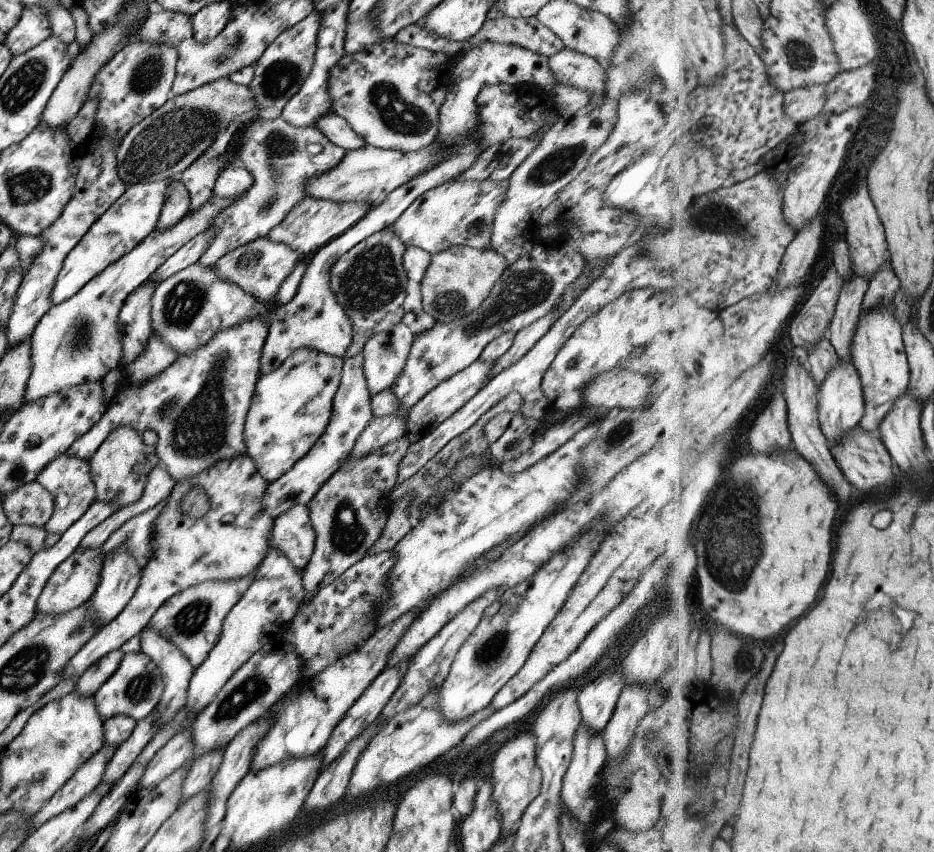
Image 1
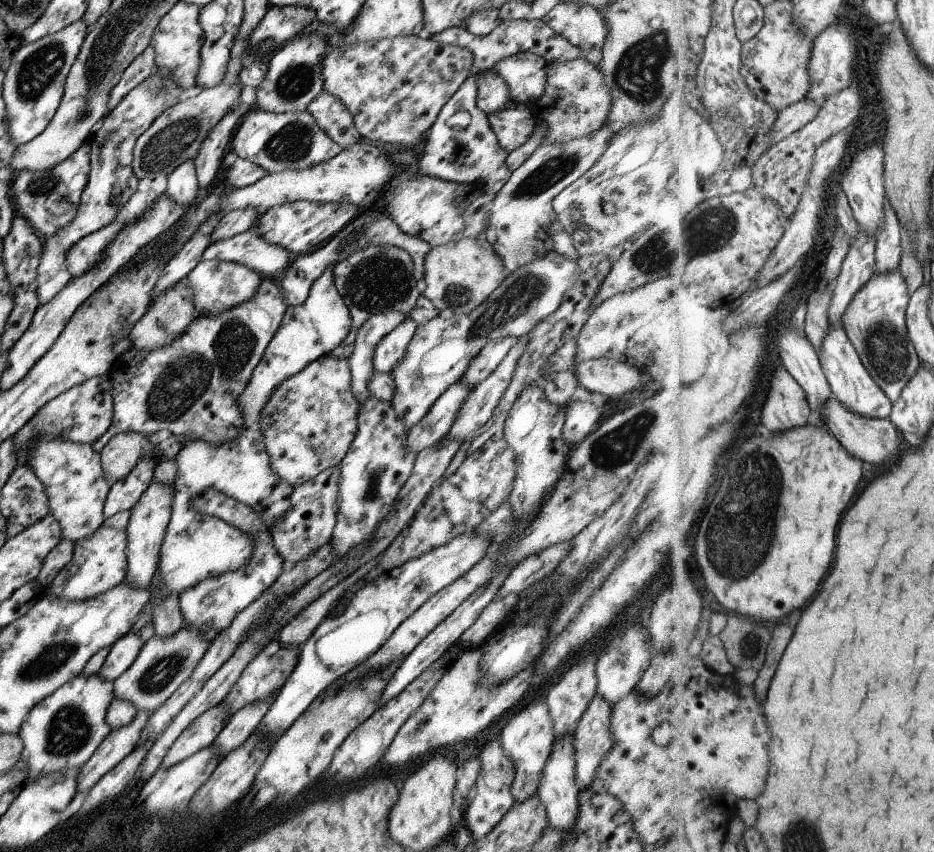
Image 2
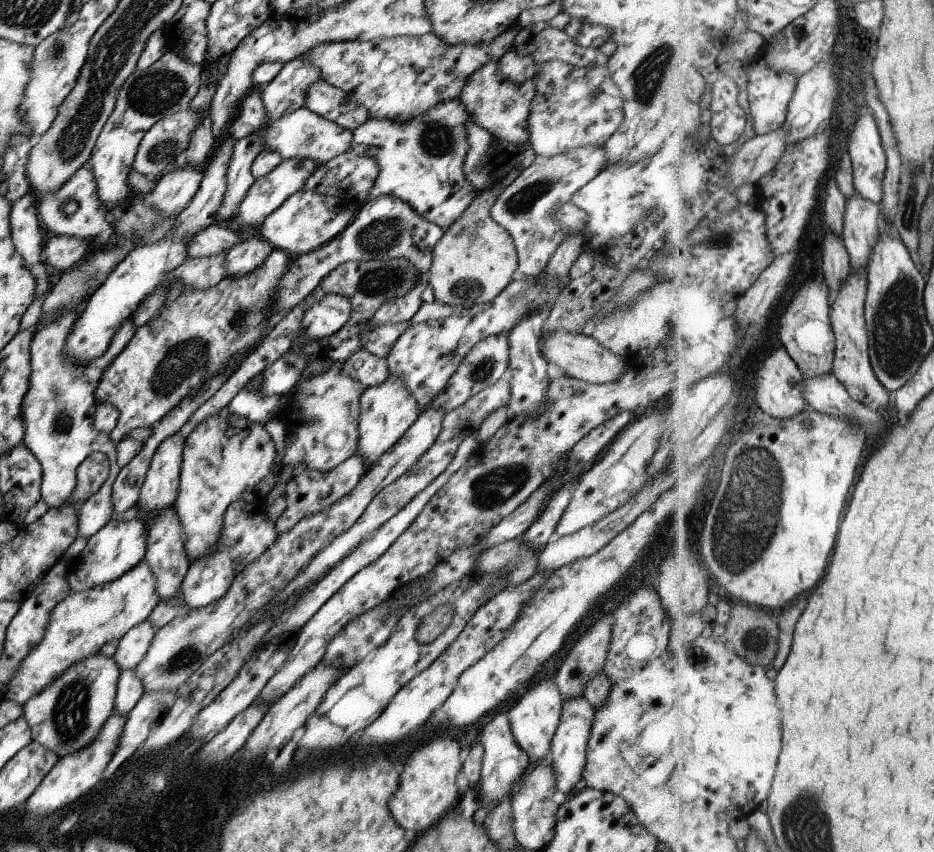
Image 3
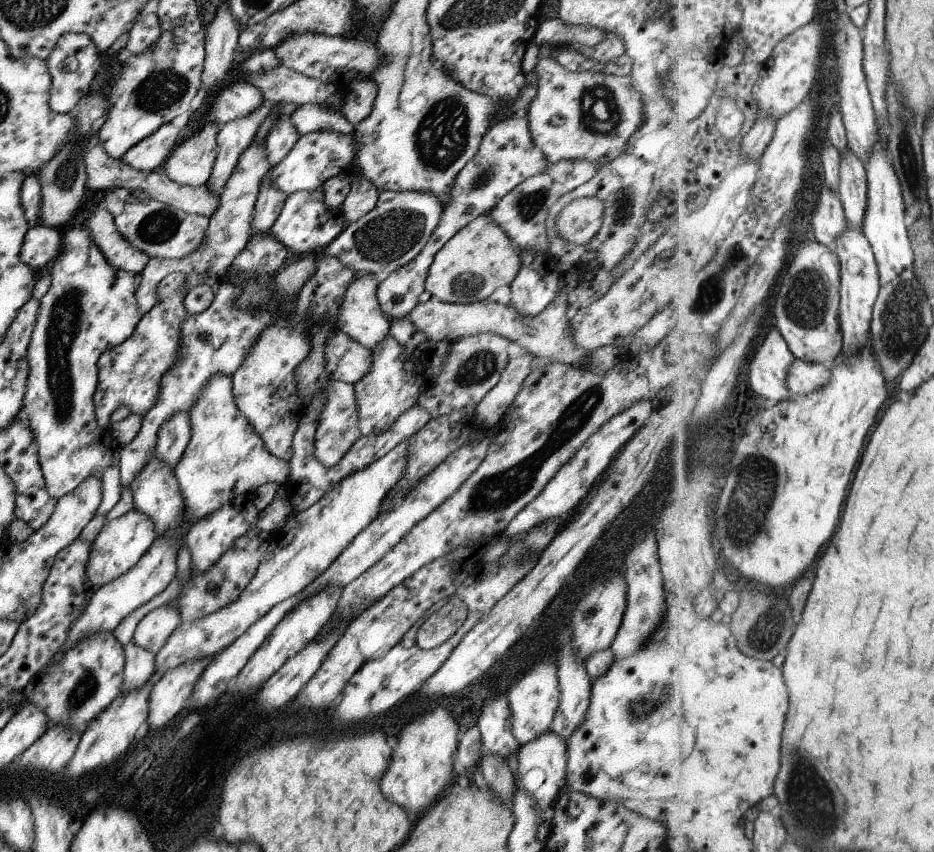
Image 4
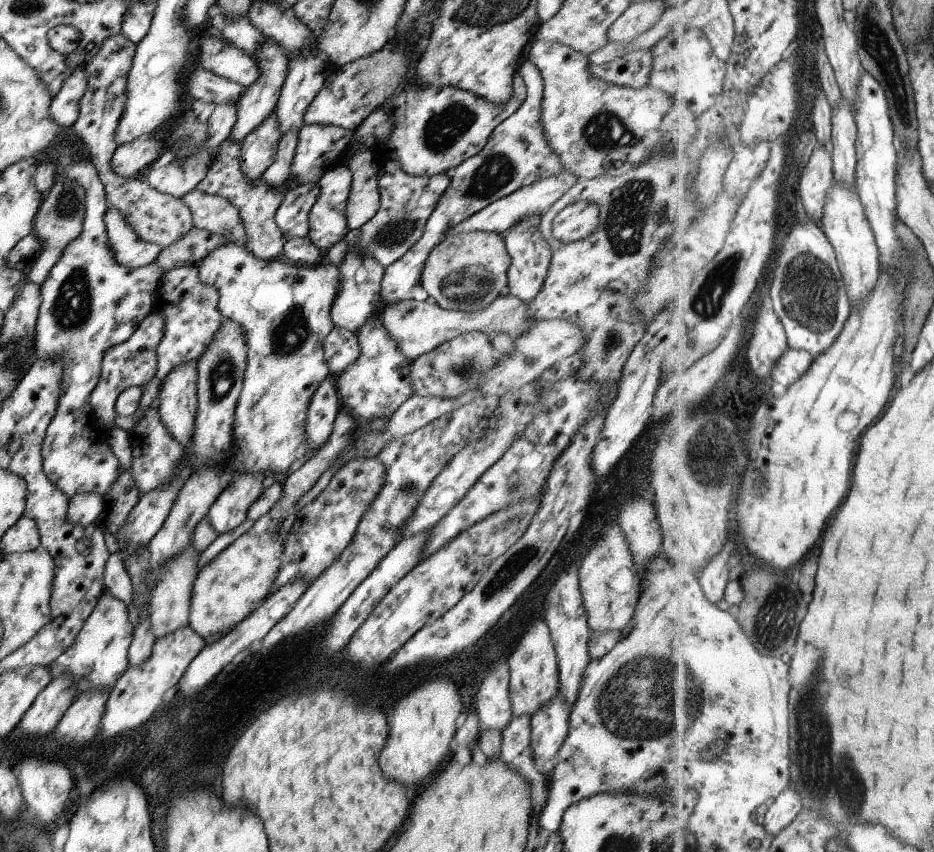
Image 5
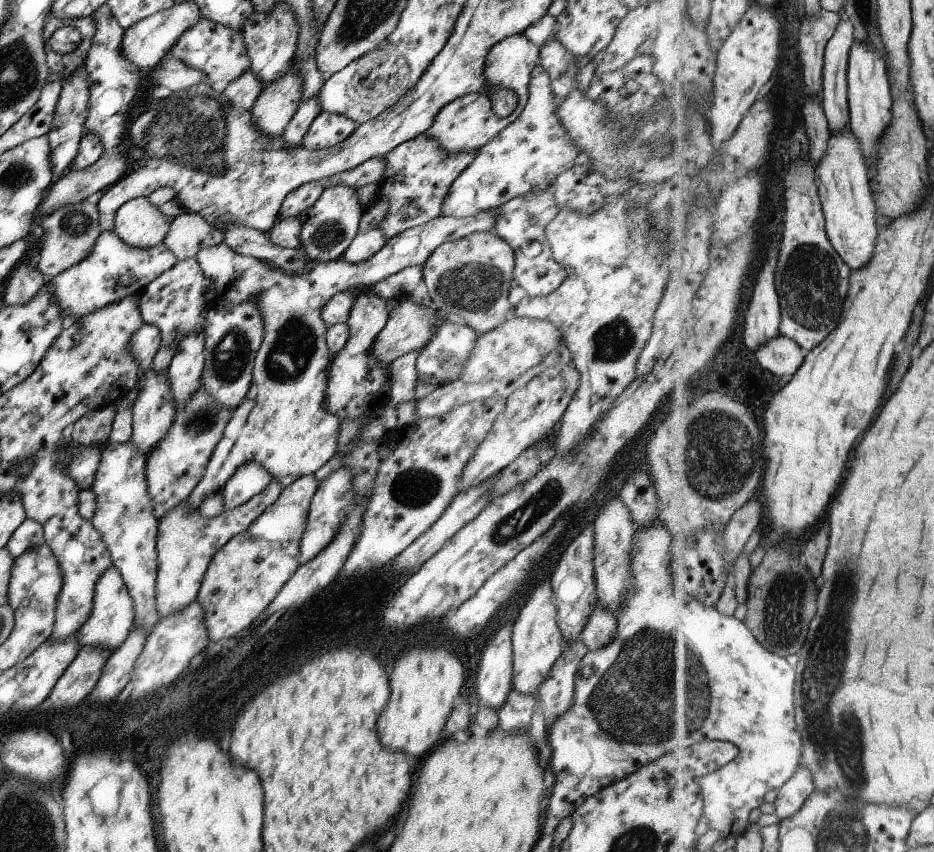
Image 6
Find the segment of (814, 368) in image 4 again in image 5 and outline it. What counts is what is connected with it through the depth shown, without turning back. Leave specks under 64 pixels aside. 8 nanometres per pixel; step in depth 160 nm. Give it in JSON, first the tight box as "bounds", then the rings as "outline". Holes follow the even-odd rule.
{"bounds":[772,347,814,388],"outline":[[[789,347],[774,364],[772,378],[788,388],[793,382],[799,380],[799,377],[803,376],[813,363],[814,356],[810,352]]]}

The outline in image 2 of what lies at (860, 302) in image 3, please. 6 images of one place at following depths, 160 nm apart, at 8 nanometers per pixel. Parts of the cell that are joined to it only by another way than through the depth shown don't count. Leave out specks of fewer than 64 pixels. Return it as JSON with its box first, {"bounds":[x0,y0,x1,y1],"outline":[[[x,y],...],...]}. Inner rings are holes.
{"bounds":[821,322,894,419],"outline":[[[843,322],[831,326],[830,333],[821,347],[821,356],[824,371],[830,380],[835,397],[859,414],[882,419],[890,418],[894,403],[864,365],[862,356],[850,339]]]}

